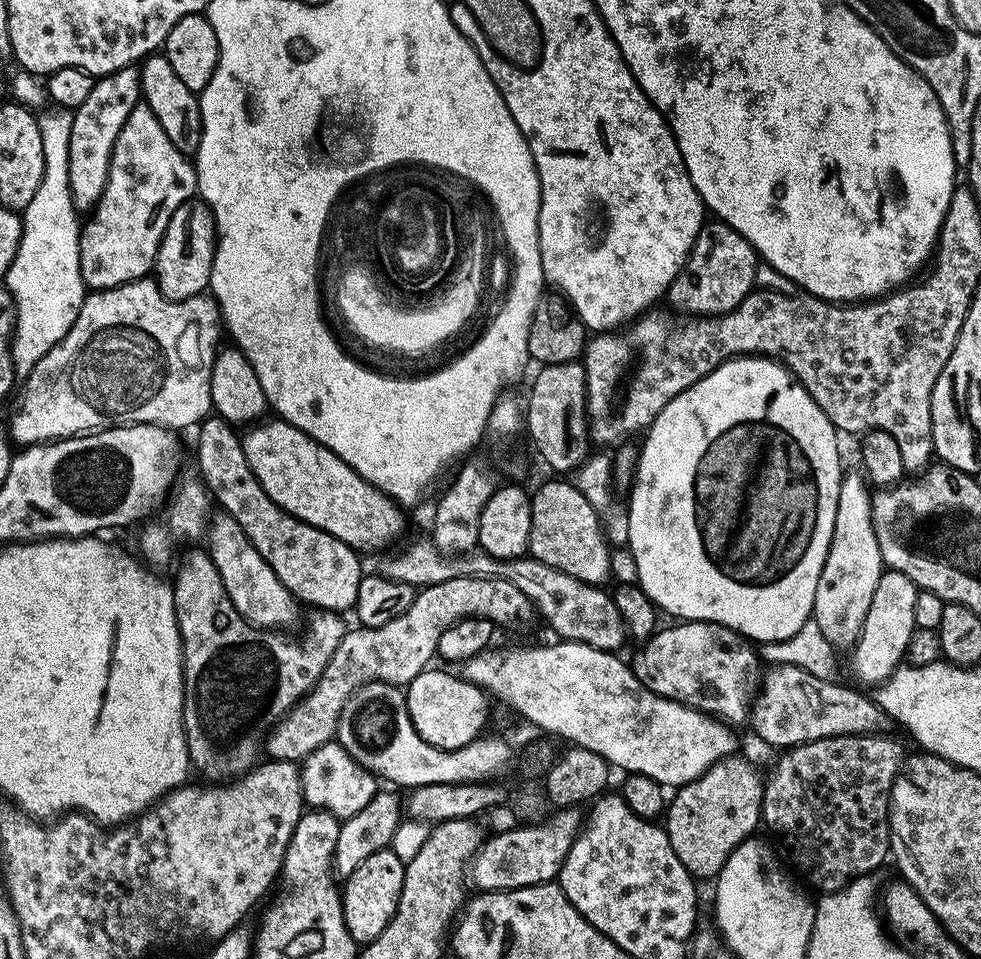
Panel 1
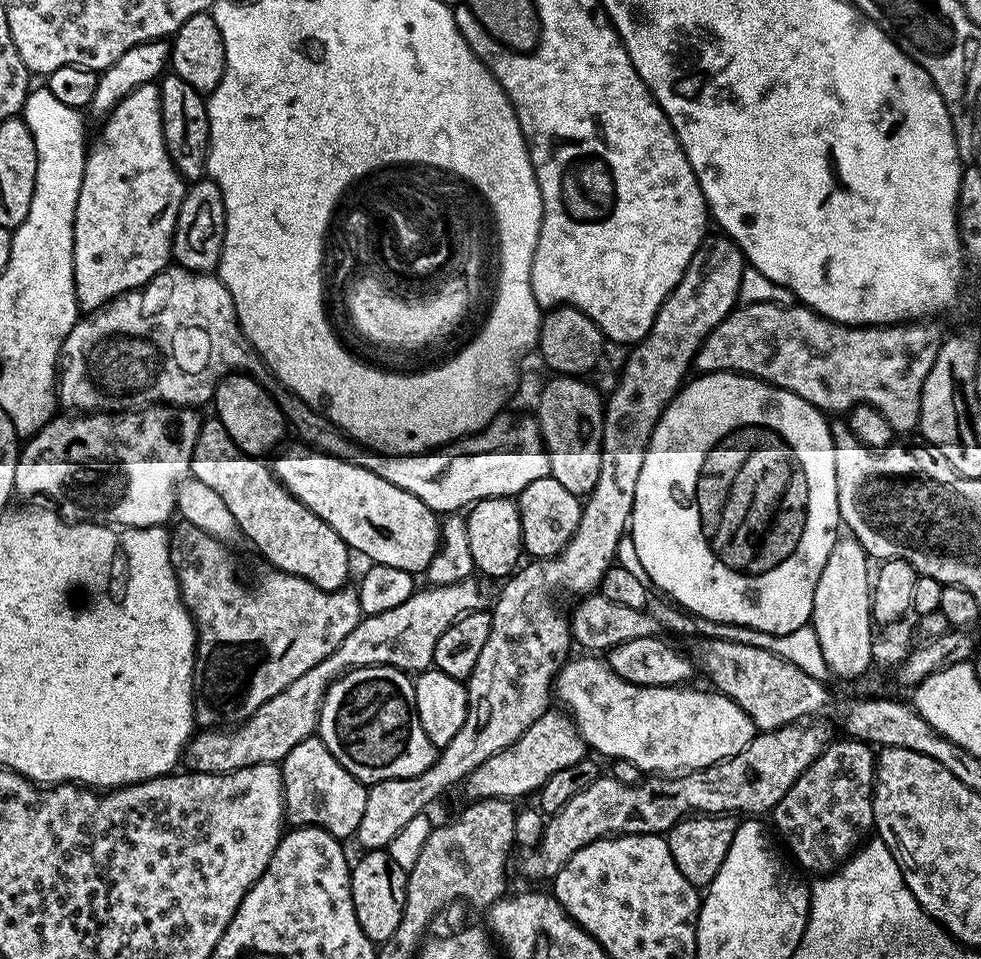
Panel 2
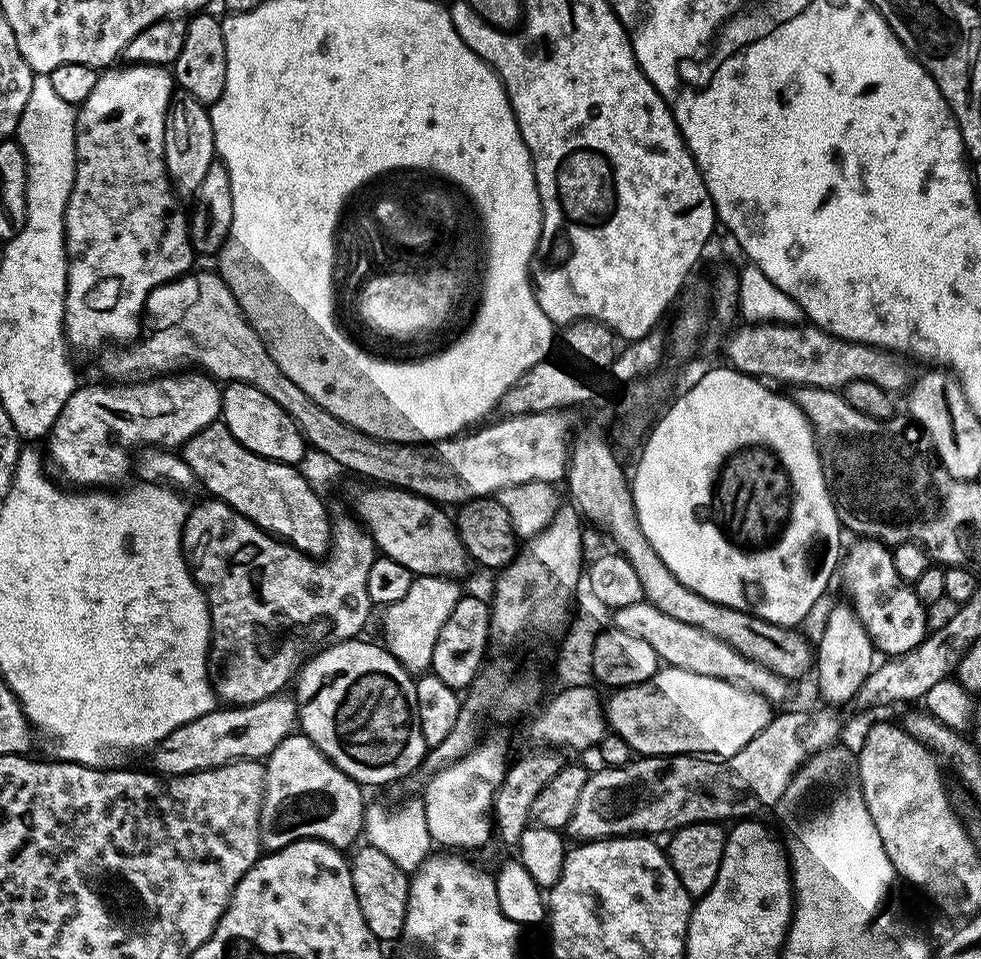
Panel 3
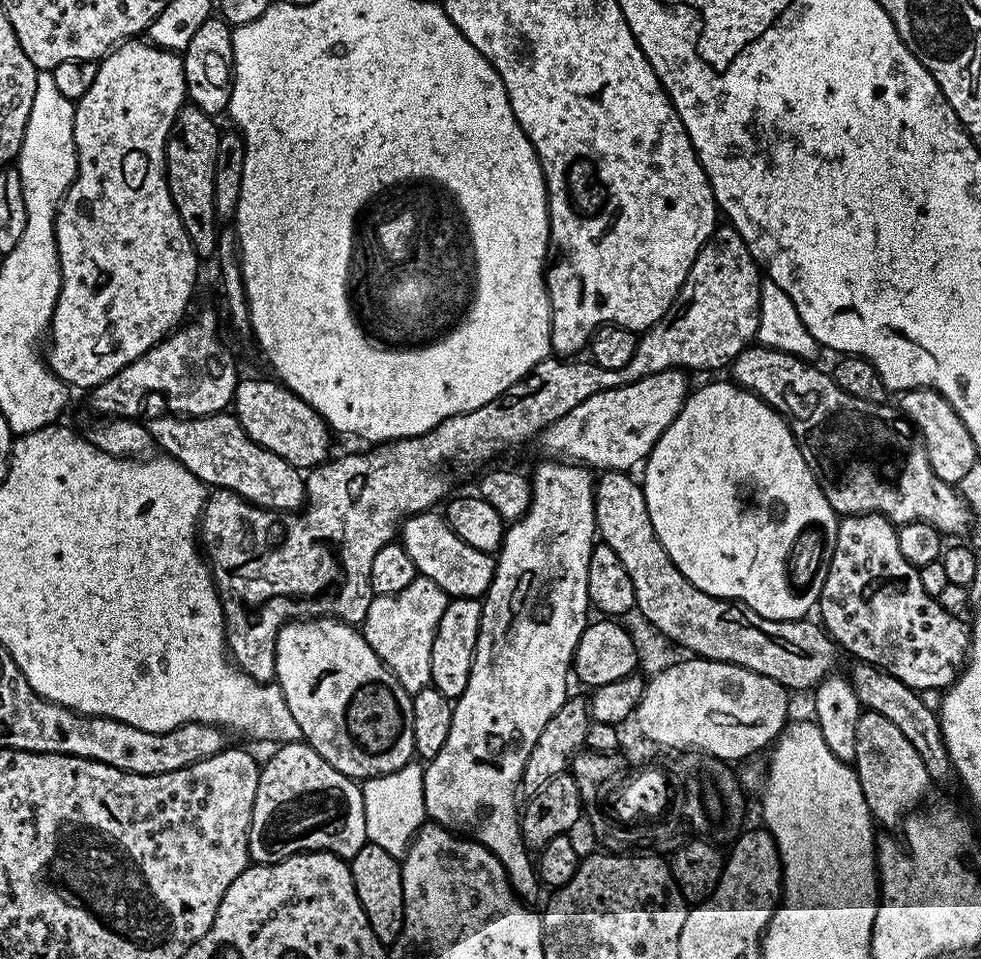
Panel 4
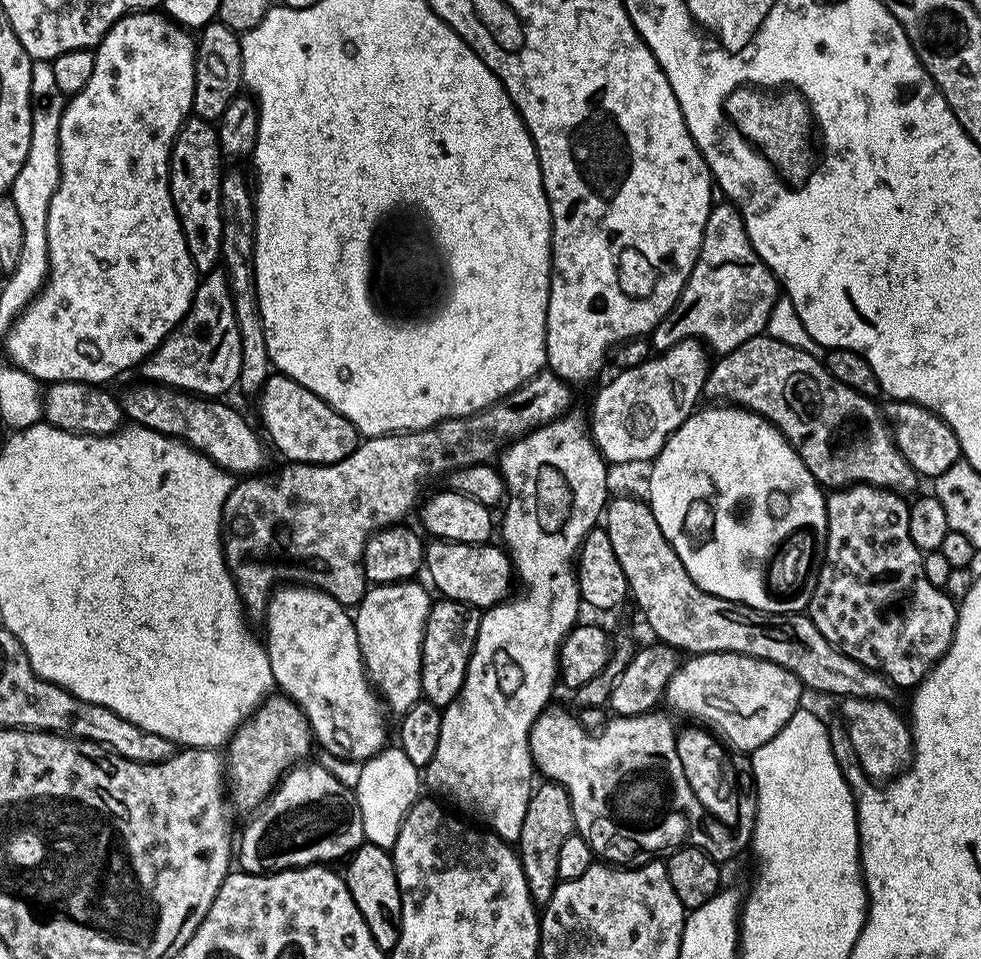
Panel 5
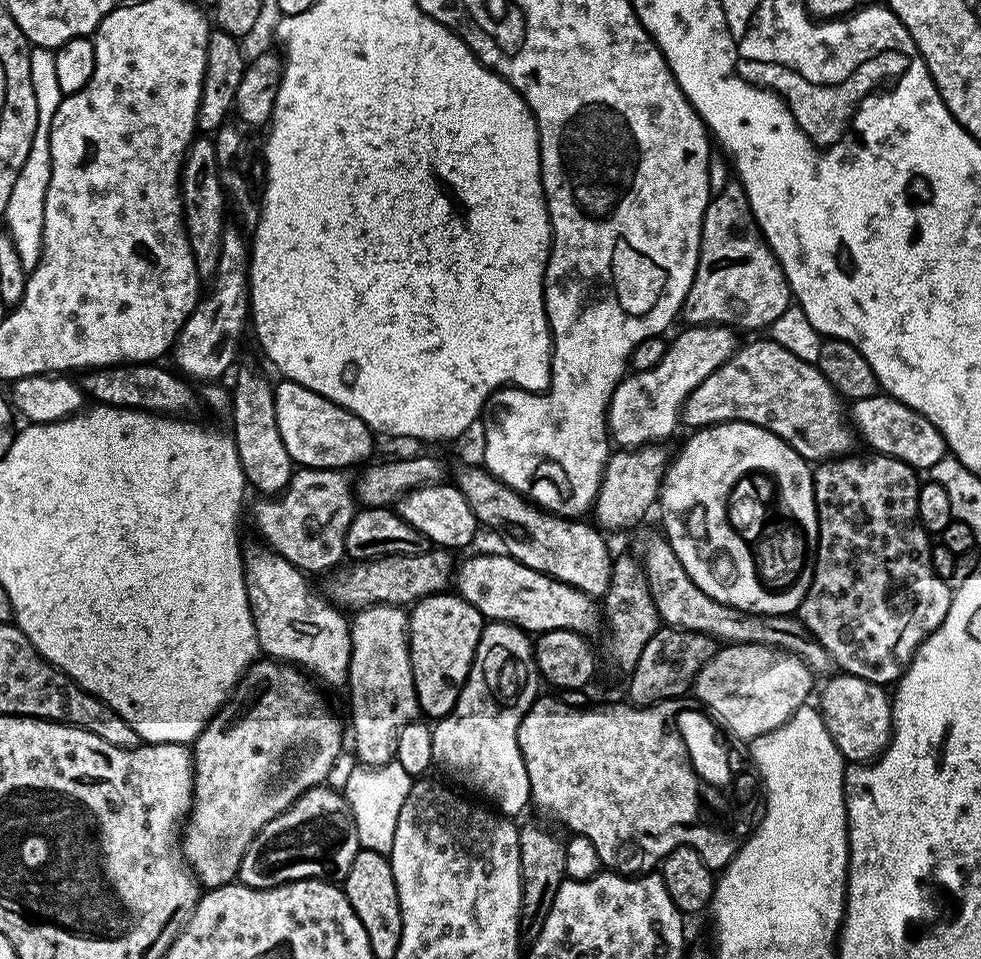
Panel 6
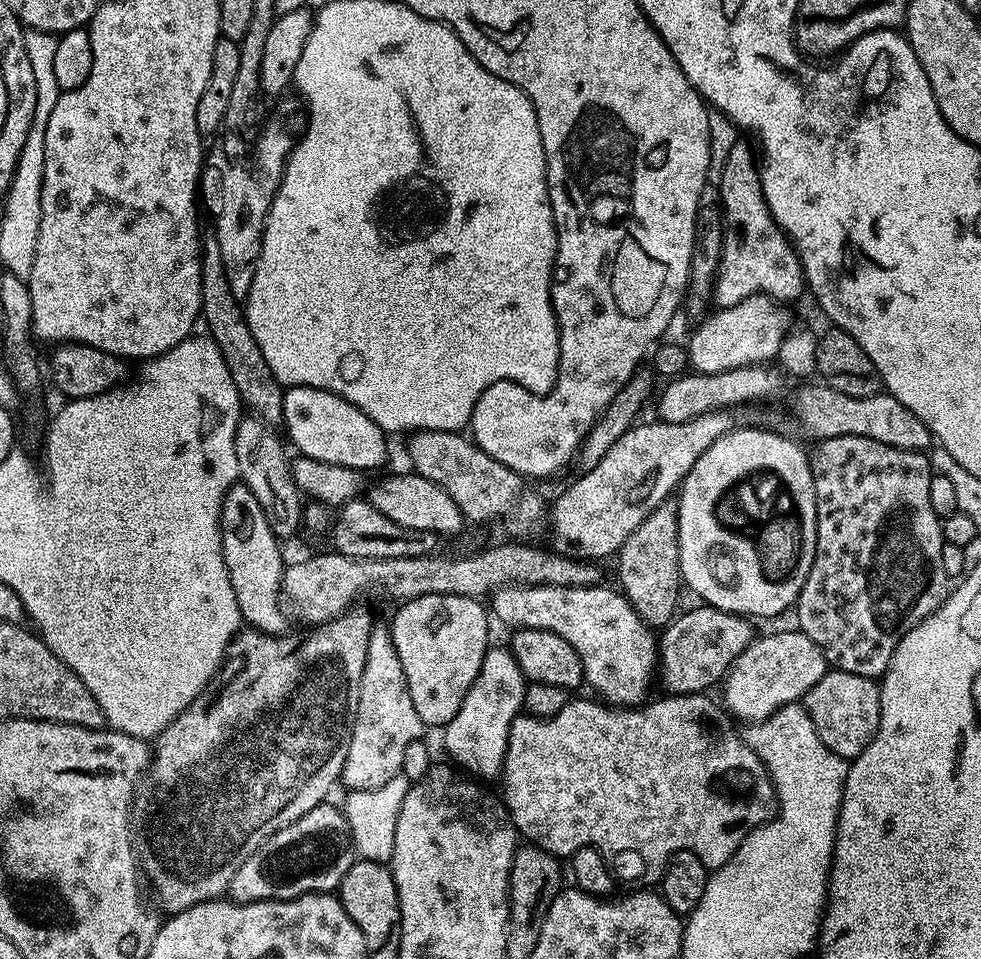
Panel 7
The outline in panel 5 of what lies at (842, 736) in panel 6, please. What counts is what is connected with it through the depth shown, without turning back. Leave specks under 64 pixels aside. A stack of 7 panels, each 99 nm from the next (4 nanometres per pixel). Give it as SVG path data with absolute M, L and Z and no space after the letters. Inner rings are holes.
M847 698L840 708L839 719L850 734L850 742L862 762L864 775L872 782L887 782L900 775L912 762L912 729L909 721L904 720L892 709L887 700L870 698Z

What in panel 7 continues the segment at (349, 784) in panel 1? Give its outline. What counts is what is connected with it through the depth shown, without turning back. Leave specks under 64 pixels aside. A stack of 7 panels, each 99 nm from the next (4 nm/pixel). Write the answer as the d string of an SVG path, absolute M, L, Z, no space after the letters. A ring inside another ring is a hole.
M325 802L302 814L302 818L290 822L290 826L278 830L258 850L254 850L254 854L250 854L250 858L246 858L242 866L238 866L238 874L230 878L226 892L238 904L249 904L259 900L293 900L311 892L335 893L346 870L350 870L353 859L354 849L348 817L337 805L335 808L332 802Z

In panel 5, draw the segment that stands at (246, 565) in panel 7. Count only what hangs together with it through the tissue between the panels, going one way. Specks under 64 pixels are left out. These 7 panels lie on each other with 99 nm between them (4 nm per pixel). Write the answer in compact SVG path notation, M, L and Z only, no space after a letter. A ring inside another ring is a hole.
M280 586L269 595L262 619L268 631L266 647L270 670L276 679L275 687L302 710L312 728L315 743L340 760L355 762L363 762L383 751L389 743L388 724L384 721L386 712L368 673L364 671L362 654L358 650L358 634L349 609L319 588Z

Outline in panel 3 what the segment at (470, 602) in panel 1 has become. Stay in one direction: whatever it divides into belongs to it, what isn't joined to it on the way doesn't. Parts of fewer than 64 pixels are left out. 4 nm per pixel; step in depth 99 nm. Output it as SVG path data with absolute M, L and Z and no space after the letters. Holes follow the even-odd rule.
M277 694L243 706L217 706L162 738L151 749L153 773L165 778L185 776L195 772L214 770L235 760L263 761L282 742L282 738L293 735L298 724L296 701L287 695Z

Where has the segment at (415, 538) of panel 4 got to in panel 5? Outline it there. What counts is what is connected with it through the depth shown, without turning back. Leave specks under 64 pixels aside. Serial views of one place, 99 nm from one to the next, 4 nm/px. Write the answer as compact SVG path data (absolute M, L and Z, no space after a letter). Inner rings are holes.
M433 539L431 543L424 549L424 568L432 579L431 587L436 587L443 599L487 610L509 595L508 587L514 584L514 569L509 553L503 547L495 548L492 542L474 545Z

